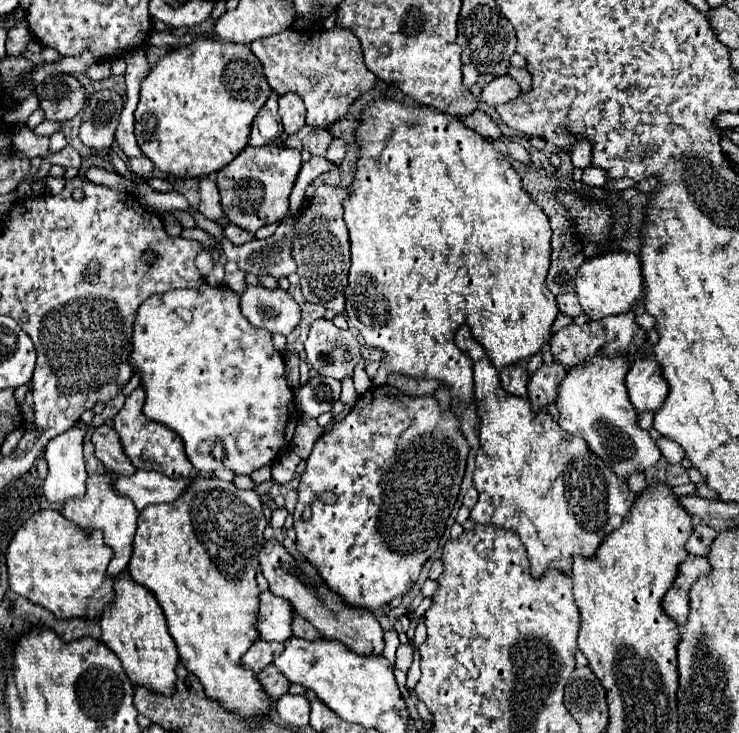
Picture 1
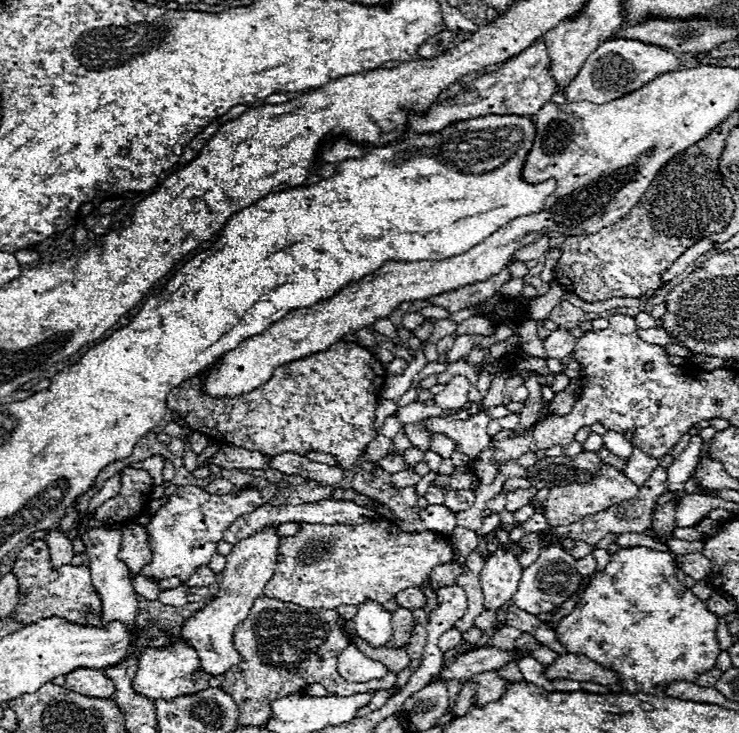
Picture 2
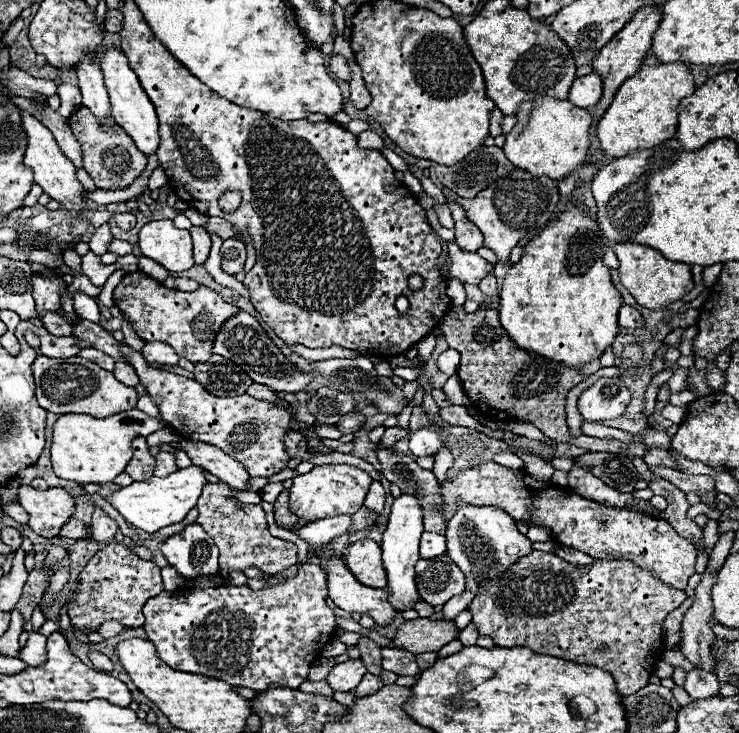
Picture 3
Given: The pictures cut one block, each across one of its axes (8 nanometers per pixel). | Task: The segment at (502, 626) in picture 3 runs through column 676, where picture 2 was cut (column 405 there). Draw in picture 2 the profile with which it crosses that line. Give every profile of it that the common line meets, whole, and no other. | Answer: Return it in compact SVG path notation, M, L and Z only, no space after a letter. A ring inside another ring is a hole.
M414 586L414 588L406 588L406 590L398 592L396 602L398 602L398 606L404 606L404 608L408 608L408 610L422 608L422 606L424 606L422 588L420 588L420 586Z

